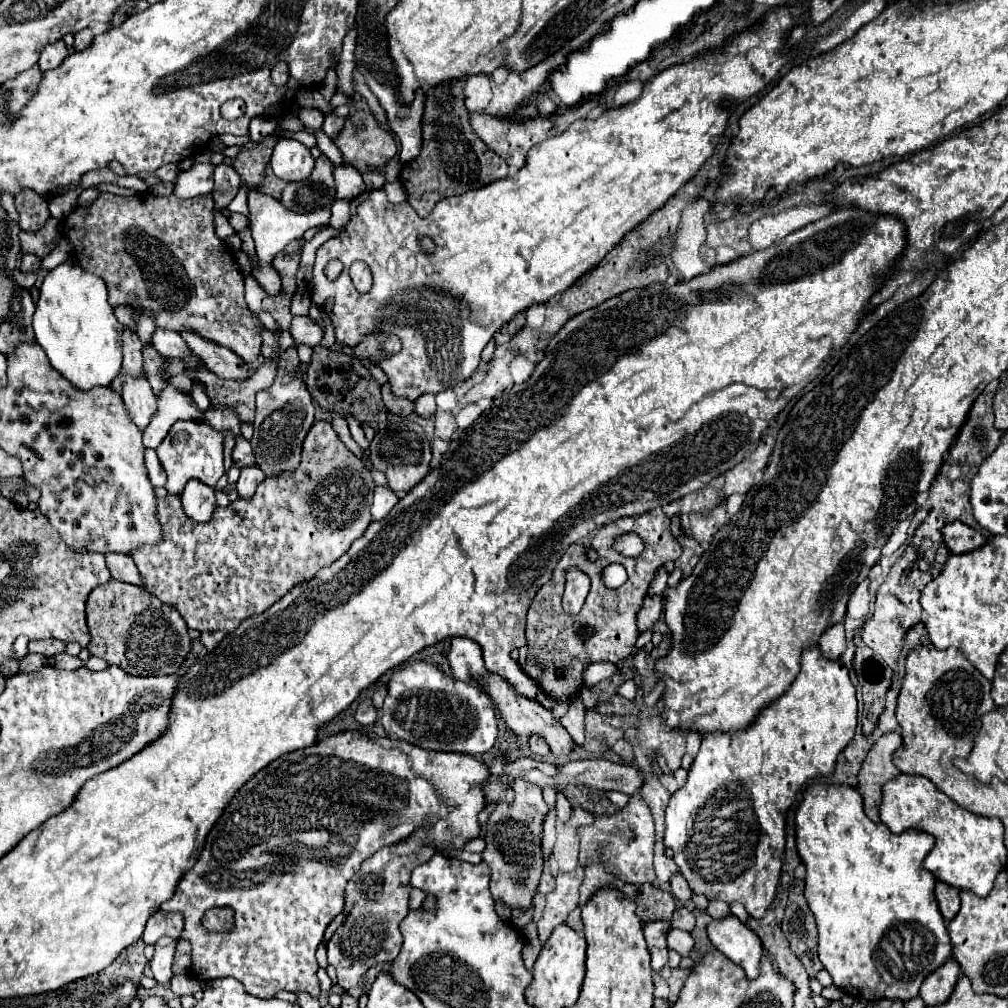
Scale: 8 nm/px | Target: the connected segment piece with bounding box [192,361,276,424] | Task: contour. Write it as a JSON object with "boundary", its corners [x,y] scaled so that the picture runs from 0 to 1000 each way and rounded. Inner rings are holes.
{"boundary":[[[262,358],[262,362],[254,366],[246,378],[218,378],[218,374],[202,364],[190,372],[190,378],[204,384],[204,392],[210,404],[226,404],[236,412],[238,420],[251,421],[254,390],[258,386],[266,386],[272,372],[274,366],[270,366],[270,358]]]}

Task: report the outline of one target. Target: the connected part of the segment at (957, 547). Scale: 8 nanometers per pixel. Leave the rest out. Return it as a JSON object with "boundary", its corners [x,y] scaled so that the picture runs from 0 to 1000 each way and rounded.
{"boundary":[[[952,517],[937,521],[935,523],[935,533],[937,533],[938,543],[944,549],[958,549],[958,547],[970,545],[972,541],[978,539],[978,535],[970,527],[966,527],[964,523],[960,523],[960,521],[952,519]]]}

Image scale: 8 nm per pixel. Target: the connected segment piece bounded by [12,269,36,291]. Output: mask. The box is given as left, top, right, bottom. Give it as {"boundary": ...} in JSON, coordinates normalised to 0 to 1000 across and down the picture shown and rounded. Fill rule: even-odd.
{"boundary":[[[18,267],[14,269],[12,275],[14,275],[14,279],[16,279],[20,285],[24,285],[24,287],[28,287],[28,289],[34,285],[34,279],[36,279],[36,271],[24,271],[24,273],[22,273]]]}

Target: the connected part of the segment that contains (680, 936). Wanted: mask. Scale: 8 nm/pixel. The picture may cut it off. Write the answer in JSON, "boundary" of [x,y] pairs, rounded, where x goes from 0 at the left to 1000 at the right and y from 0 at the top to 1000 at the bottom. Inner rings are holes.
{"boundary":[[[665,924],[663,926],[663,941],[675,945],[677,949],[681,949],[688,939],[688,934],[687,934],[687,928],[683,924]]]}

